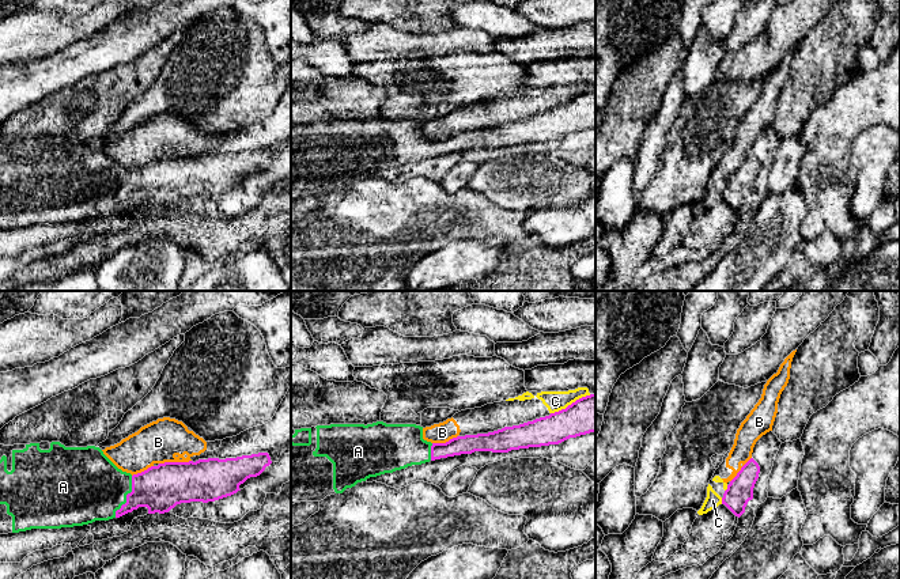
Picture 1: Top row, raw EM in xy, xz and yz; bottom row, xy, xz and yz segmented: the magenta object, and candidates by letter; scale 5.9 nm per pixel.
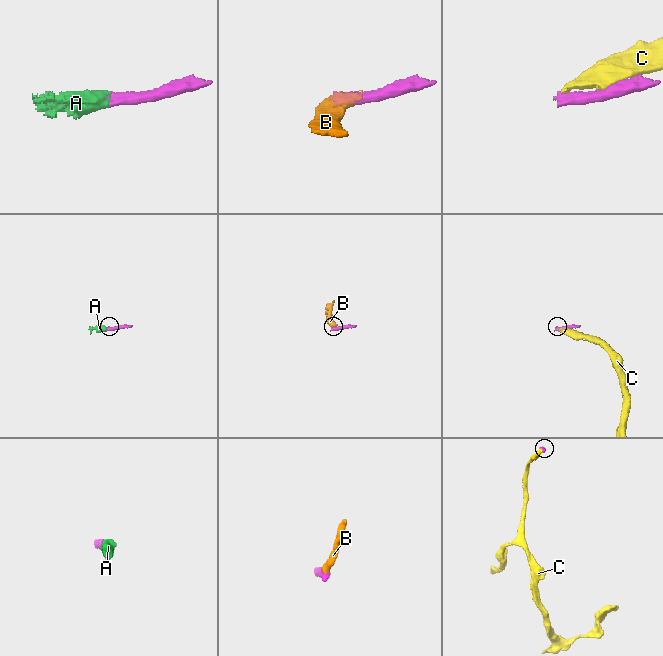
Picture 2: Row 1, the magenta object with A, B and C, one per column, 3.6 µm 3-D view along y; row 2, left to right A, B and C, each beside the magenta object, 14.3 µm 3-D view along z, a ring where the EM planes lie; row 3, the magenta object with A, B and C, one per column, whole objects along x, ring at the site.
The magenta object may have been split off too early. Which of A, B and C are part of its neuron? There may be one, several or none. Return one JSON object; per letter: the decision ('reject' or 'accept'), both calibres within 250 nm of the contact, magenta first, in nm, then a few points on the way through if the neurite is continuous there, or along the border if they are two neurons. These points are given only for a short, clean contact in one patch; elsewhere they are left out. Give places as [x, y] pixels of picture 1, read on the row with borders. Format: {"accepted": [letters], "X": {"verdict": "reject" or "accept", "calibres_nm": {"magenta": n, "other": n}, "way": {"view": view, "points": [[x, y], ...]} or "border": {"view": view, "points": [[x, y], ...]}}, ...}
{"accepted": ["A"], "A": {"verdict": "accept", "calibres_nm": {"magenta": 280, "other": 420}, "way": {"view": "xy", "points": [[159, 488], [132, 491], [127, 496], [86, 485]]}}, "B": {"verdict": "reject", "calibres_nm": {"magenta": 280, "other": 260}, "border": {"view": "xy", "points": [[191, 460], [159, 464]]}}, "C": {"verdict": "reject", "calibres_nm": {"magenta": 220, "other": 120}}}

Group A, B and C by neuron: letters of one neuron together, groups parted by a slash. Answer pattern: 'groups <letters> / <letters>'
groups A / B C

